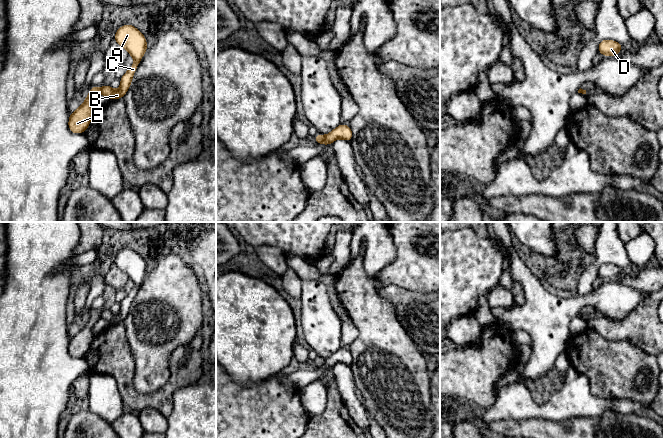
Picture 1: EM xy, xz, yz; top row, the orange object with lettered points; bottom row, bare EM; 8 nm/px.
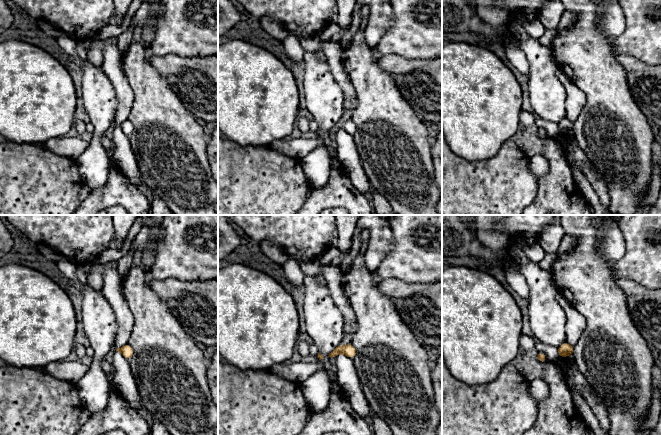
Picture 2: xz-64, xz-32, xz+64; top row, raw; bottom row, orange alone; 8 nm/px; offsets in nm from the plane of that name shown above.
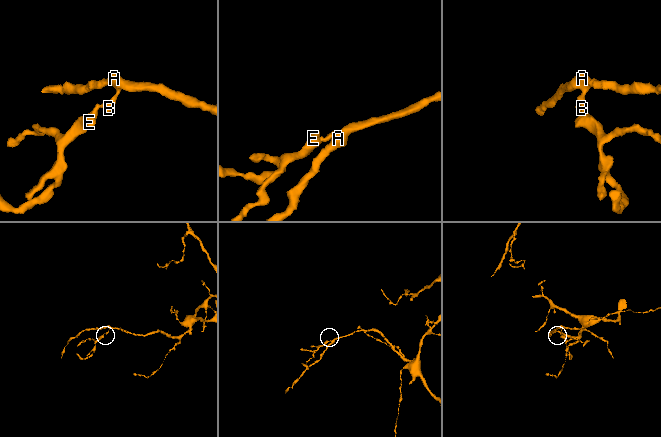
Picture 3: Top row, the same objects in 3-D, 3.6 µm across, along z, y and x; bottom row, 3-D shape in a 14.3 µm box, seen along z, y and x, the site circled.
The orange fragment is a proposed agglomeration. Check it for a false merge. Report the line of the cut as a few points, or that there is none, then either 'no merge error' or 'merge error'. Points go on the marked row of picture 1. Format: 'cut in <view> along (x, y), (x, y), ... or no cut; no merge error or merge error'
cut in xz along (323, 136), (325, 143); merge error

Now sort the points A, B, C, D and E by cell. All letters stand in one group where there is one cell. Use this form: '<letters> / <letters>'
A B C D / E

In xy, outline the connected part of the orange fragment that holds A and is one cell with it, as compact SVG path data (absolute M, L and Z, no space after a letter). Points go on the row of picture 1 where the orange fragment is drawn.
M125 24L121 26L114 35L114 40L134 59L134 64L127 69L127 72L120 78L120 88L115 91L110 85L104 85L100 88L101 94L107 96L110 100L123 98L127 93L136 69L147 50L147 41L145 36L134 26Z

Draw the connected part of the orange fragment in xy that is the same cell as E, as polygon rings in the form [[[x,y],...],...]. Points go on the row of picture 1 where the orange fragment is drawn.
[[[92,86],[89,91],[83,104],[73,113],[70,113],[68,126],[72,133],[84,133],[94,115],[93,102],[101,91],[100,88],[96,86]]]

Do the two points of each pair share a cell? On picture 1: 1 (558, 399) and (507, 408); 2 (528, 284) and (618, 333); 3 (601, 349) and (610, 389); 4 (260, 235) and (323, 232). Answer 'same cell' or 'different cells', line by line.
1: same cell
2: different cells
3: same cell
4: same cell

